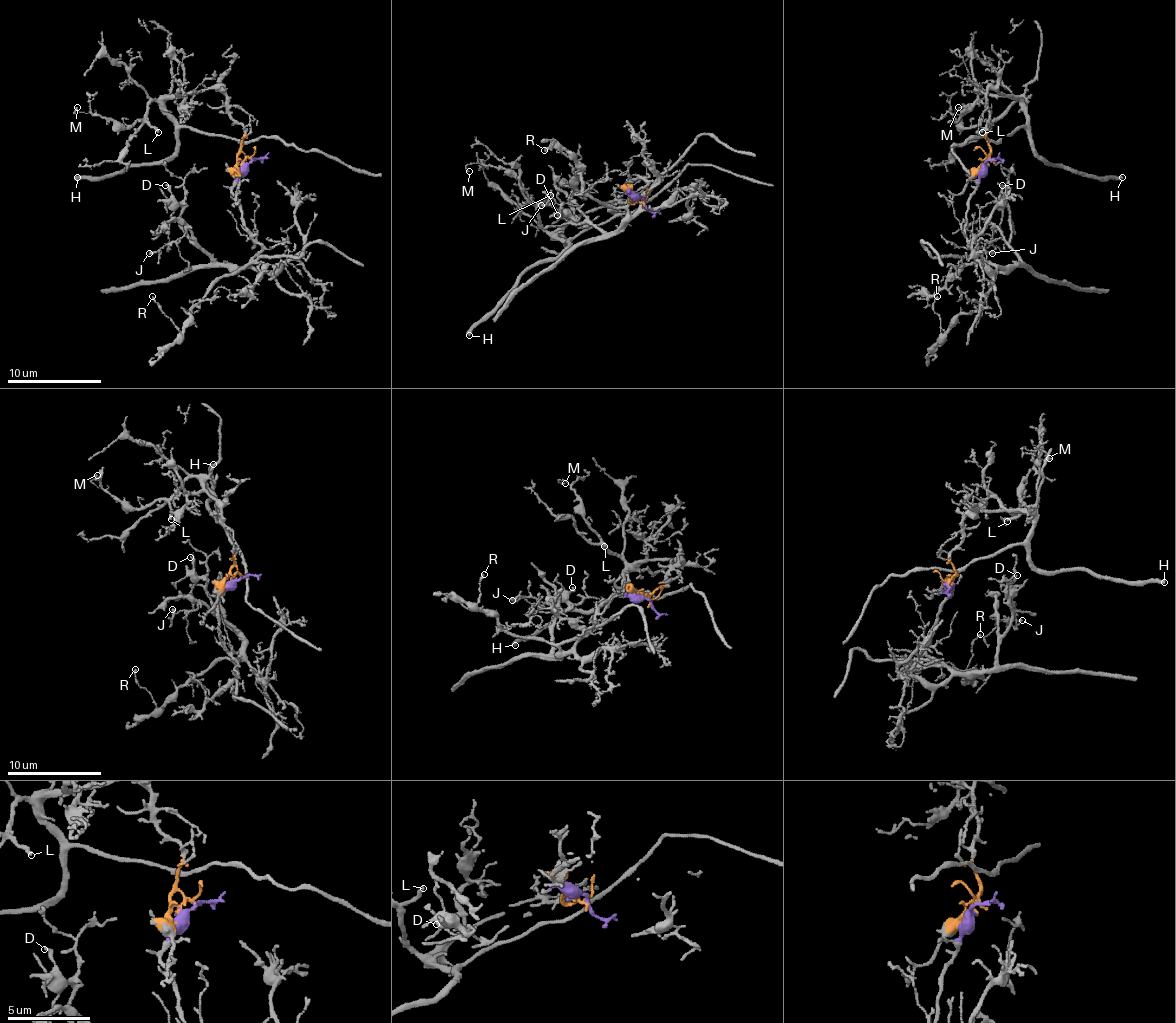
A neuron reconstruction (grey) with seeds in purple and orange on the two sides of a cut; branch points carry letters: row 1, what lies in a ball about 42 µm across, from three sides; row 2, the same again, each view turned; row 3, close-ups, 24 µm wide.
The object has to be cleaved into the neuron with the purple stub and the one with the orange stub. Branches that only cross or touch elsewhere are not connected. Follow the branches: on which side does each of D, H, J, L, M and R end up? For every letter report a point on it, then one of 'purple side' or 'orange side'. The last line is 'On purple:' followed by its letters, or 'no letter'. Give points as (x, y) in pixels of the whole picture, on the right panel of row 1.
D: place (1002, 185); purple side
H: place (1122, 177); orange side
J: place (992, 253); purple side
L: place (982, 132); orange side
M: place (958, 107); orange side
R: place (937, 296); purple side
On purple: D, J, R

